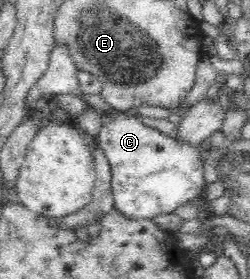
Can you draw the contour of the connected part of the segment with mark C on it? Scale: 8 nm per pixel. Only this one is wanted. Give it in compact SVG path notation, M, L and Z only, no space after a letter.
M105 114L102 117L102 127L97 142L111 163L114 208L123 214L123 217L152 220L159 215L174 213L179 206L205 194L207 186L203 179L205 161L198 153L198 146L191 146L186 142L179 142L175 138L163 135L159 130L138 121L135 115Z

